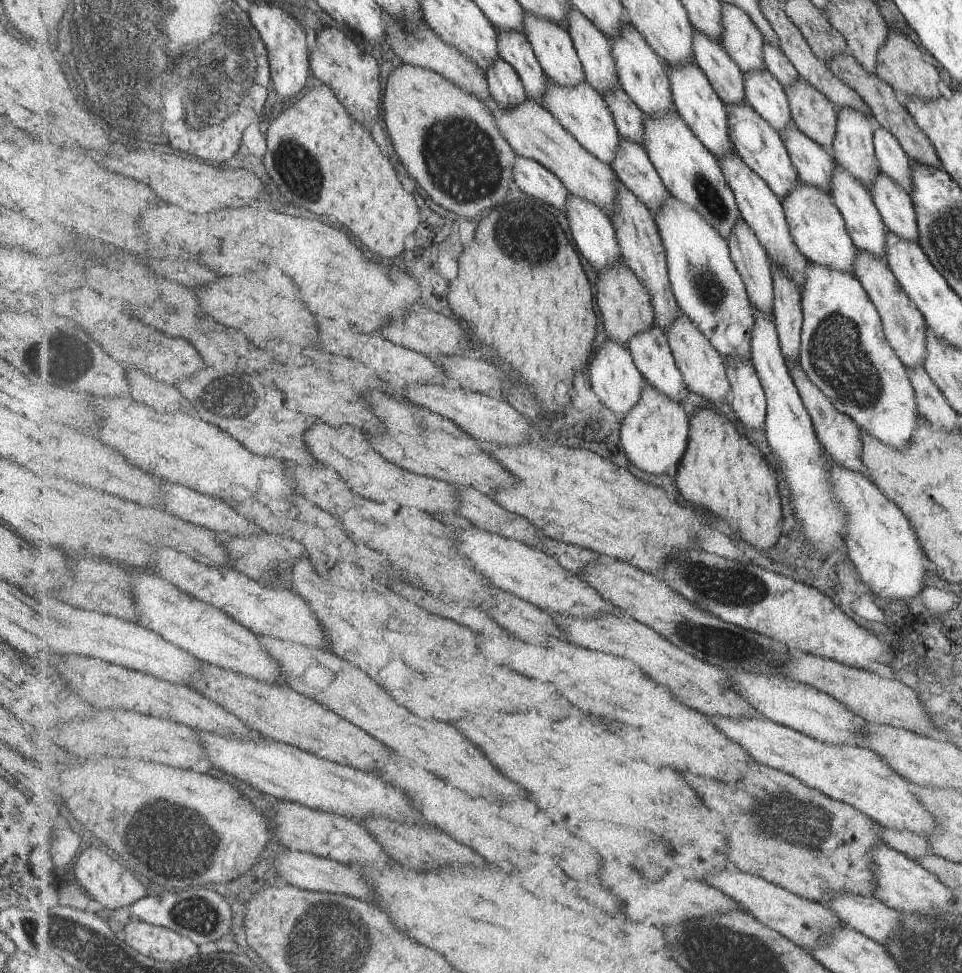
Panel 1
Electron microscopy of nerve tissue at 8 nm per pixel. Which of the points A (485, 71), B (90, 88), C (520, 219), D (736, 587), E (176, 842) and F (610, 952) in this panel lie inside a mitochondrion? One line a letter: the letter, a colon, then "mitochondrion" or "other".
A: other
B: mitochondrion
C: mitochondrion
D: mitochondrion
E: mitochondrion
F: other

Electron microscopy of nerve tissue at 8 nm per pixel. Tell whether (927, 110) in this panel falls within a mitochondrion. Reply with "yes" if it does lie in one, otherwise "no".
no

